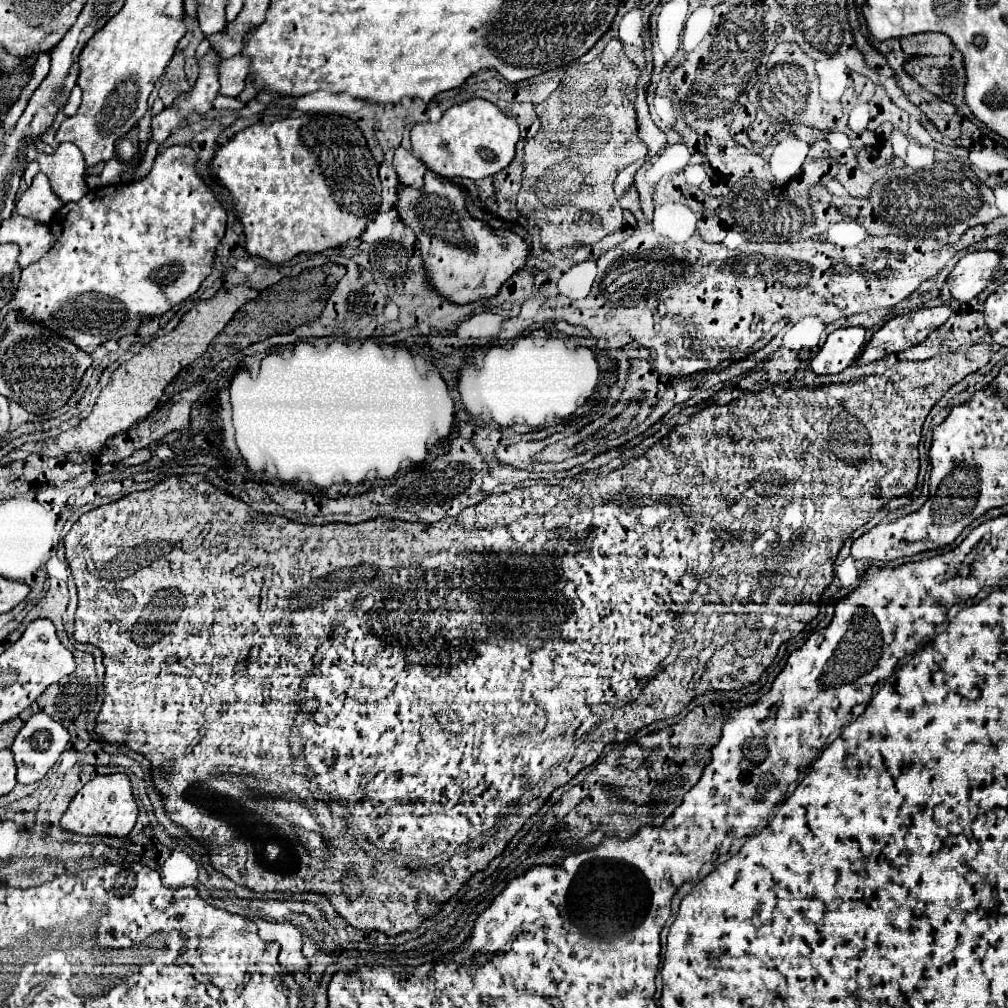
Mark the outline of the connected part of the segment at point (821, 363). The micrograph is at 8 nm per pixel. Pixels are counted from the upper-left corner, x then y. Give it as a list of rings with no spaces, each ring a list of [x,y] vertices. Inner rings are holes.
[[[861,325],[835,329],[833,333],[829,333],[829,337],[827,337],[825,345],[819,349],[819,353],[811,359],[811,369],[817,375],[841,373],[865,349],[865,345],[867,345],[865,333],[867,333],[867,329]]]

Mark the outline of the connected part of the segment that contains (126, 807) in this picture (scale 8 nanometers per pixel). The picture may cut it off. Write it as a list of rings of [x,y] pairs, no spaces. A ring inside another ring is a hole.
[[[123,773],[97,775],[87,785],[83,785],[83,789],[73,797],[67,813],[61,817],[61,827],[71,833],[85,833],[85,835],[101,833],[101,835],[123,837],[129,835],[131,829],[135,827],[137,815],[139,807],[131,791],[129,777]]]

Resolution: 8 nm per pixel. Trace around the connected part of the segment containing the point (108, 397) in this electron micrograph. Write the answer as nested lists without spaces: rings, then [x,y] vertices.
[[[233,287],[233,289],[219,289],[211,299],[199,301],[199,305],[195,305],[191,311],[183,315],[183,319],[171,333],[163,337],[155,337],[151,343],[143,345],[141,351],[135,353],[127,363],[119,365],[111,373],[111,381],[101,389],[89,417],[83,419],[75,429],[69,429],[53,439],[55,441],[55,447],[51,447],[53,455],[63,455],[71,451],[97,453],[107,439],[115,437],[121,431],[131,429],[135,423],[145,419],[157,407],[165,385],[173,381],[173,377],[183,367],[199,359],[207,351],[207,345],[211,343],[211,339],[219,335],[221,329],[229,323],[233,313],[243,303],[255,297],[257,297],[255,289]]]

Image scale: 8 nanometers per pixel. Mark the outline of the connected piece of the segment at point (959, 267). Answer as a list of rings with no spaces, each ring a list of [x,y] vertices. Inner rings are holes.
[[[985,249],[985,251],[967,253],[951,271],[951,277],[953,277],[953,285],[949,287],[951,297],[961,303],[969,303],[995,277],[1001,265],[1001,259],[1003,259],[1003,253],[999,251]],[[957,275],[961,277],[961,281],[957,281]]]

